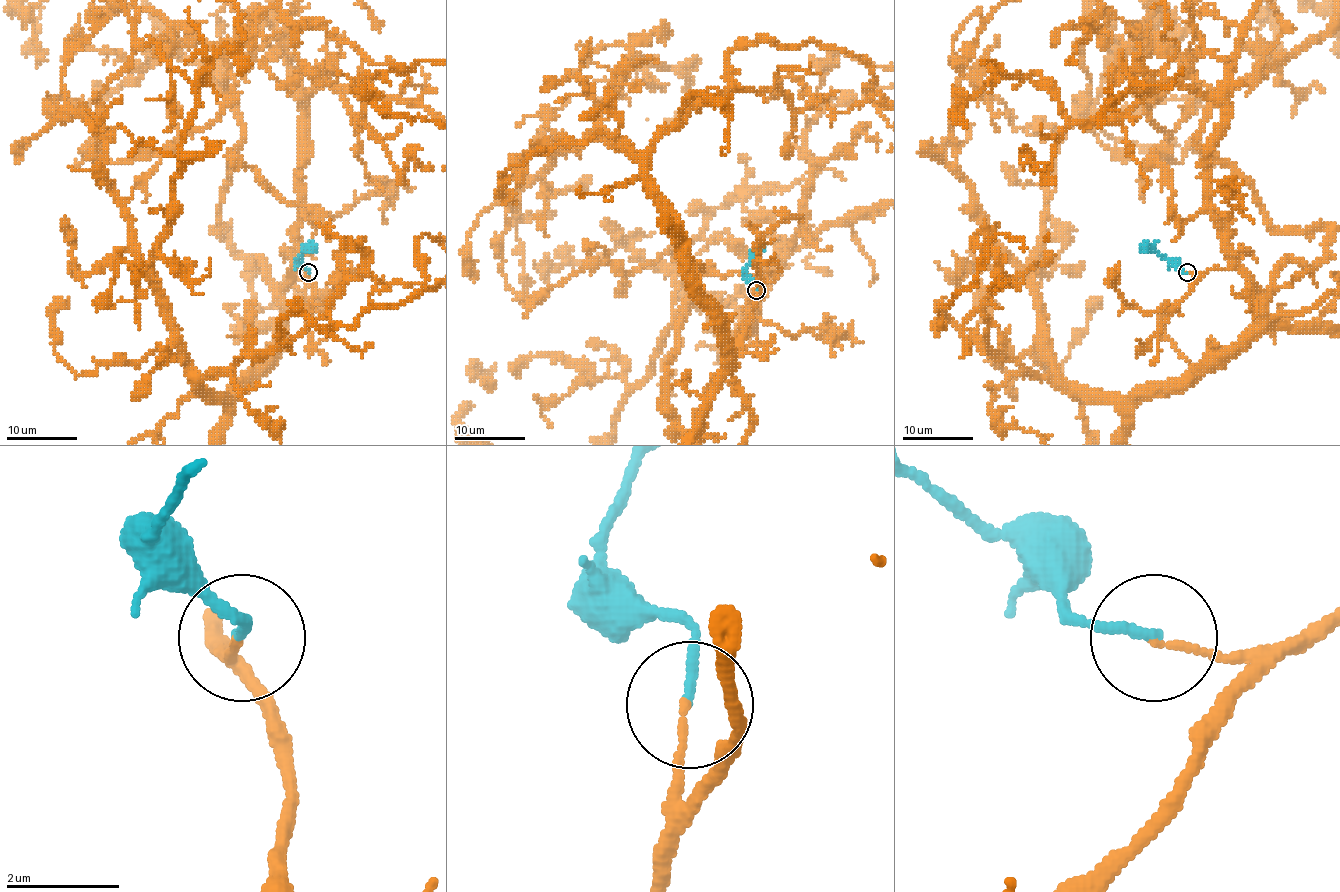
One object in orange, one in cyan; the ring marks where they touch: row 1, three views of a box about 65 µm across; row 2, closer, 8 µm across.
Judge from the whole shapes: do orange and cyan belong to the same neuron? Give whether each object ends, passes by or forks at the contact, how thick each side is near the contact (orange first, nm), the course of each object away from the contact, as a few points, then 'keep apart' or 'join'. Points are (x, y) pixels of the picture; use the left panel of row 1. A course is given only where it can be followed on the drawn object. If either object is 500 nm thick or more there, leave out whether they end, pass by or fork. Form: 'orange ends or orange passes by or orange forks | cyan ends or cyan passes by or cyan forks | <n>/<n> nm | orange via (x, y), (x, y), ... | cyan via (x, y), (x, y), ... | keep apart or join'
orange ends | cyan ends | 100/170 nm | cyan via (308, 272), (297, 259), (315, 245) | keep apart

